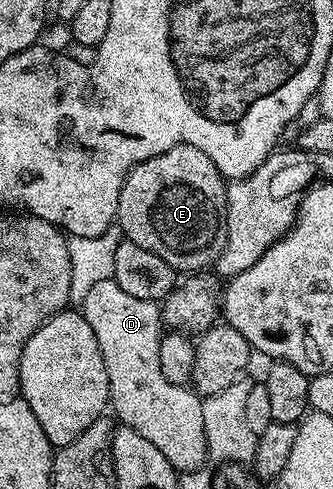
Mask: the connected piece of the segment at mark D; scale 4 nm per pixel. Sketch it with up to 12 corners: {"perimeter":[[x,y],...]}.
{"perimeter":[[85,296],[114,417],[177,472],[204,469],[203,398],[169,384],[160,303]]}

